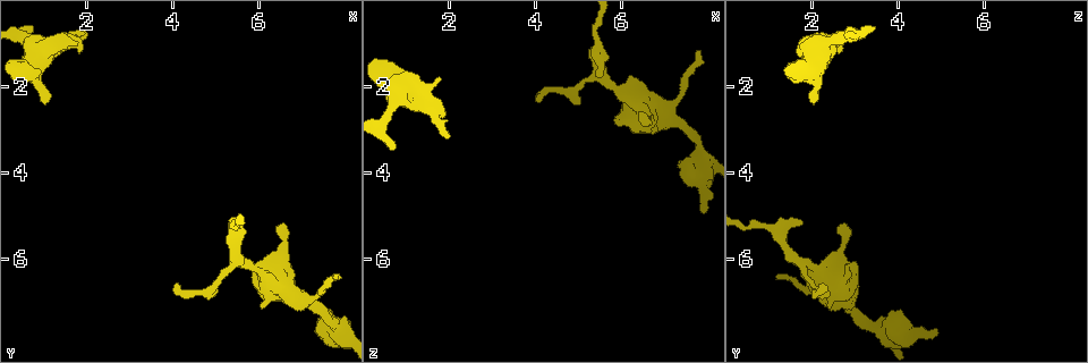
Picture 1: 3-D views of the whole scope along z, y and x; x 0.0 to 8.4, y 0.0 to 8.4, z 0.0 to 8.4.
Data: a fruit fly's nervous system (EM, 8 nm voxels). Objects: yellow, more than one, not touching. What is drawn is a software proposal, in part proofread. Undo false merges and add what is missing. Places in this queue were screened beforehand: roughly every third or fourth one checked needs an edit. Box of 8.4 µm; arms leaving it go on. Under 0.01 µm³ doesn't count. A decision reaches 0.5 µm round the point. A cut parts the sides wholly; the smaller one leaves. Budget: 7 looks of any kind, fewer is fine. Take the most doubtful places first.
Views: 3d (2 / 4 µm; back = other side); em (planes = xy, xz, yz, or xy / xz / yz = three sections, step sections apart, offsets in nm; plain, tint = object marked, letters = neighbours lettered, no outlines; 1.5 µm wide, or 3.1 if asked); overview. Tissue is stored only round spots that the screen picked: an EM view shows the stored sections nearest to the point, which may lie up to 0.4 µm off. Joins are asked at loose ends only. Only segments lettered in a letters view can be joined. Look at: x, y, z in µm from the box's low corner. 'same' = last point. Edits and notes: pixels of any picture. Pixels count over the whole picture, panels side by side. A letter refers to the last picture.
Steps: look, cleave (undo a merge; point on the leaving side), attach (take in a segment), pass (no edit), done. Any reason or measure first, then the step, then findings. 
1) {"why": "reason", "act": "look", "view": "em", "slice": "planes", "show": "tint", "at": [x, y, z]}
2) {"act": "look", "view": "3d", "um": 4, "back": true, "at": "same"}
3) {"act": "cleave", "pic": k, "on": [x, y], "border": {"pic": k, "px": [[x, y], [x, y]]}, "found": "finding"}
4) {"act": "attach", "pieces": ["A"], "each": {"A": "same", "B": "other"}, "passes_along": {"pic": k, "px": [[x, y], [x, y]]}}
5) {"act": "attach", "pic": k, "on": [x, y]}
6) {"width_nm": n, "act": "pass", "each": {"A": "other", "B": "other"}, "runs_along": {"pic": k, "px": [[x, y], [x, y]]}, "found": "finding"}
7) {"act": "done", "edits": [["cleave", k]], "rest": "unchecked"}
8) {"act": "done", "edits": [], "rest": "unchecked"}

{"why": "free end", "act": "look", "view": "em", "slice": "planes", "show": "letters", "at": [2.00, 0.85, 3.25]}

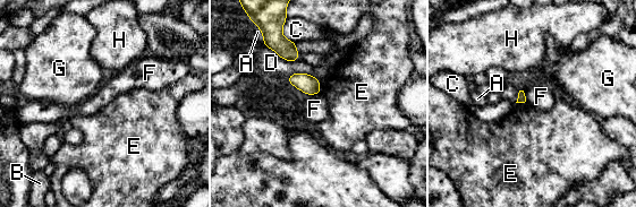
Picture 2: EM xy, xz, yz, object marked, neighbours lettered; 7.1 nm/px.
{"longest_contact_nm": ["D", 260], "act": "pass", "each": {"A": "other", "B": "other", "C": "other", "D": "other", "E": "other", "F": "other", "G": "other", "H": "other"}, "found": "none of them fits"}

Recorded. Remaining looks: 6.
{"why": "free end", "act": "look", "view": "em", "slice": "planes", "show": "tint", "at": [0.95, 2.40, 1.95]}

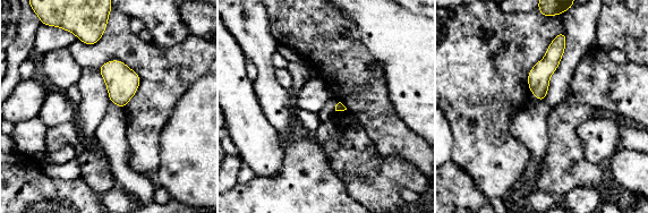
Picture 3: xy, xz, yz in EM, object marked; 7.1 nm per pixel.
{"act": "look", "view": "em", "slice": "planes", "show": "letters", "at": "same"}

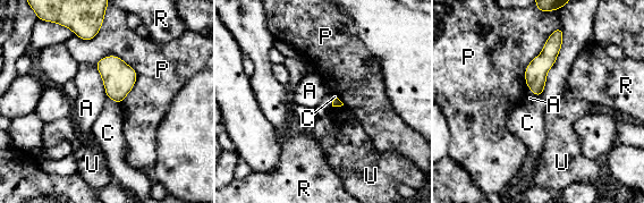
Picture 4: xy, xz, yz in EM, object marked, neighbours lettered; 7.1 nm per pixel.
{"longest_contact_nm": ["C", 480], "act": "pass", "each": {"A": "other", "C": "other", "P": "other", "R": "other", "U": "other"}, "border": {"pic": 4, "px": [[94, 65], [108, 96]]}, "found": "none of them fits"}

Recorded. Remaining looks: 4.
{"why": "thin end", "act": "look", "view": "3d", "um": 4, "at": [7.70, 6.45, 1.20]}

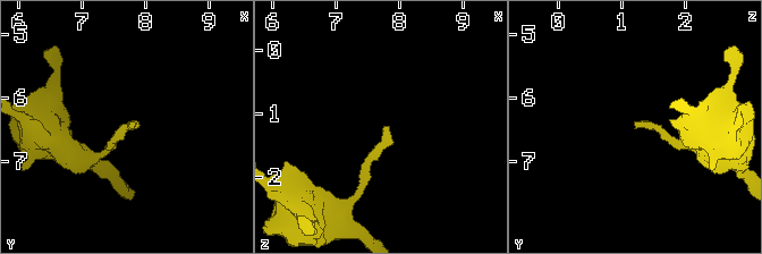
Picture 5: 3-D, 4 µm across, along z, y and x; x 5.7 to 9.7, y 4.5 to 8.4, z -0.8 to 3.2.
{"why": "need the tissue", "act": "look", "view": "em", "slice": "planes", "show": "plain", "at": [7.75, 6.45, 1.15]}

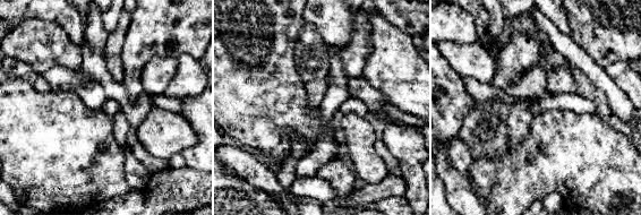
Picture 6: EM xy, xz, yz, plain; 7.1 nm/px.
{"why": "see the neighbours", "act": "look", "view": "em", "slice": "planes", "show": "letters", "at": "same"}

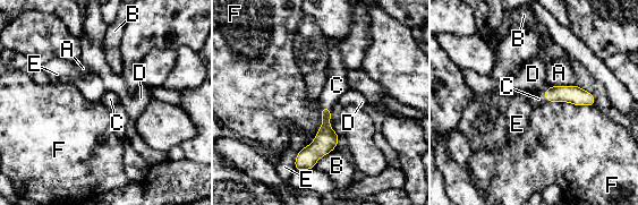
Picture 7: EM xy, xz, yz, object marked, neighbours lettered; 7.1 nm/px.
{"width_nm": 70, "act": "attach", "pieces": ["C"], "each": {"A": "other", "B": "other", "C": "same", "D": "other", "E": "other", "F": "other"}, "passes_along": {"pic": 7, "px": [[325, 141], [325, 108], [337, 85]]}, "found": "the neuron continues"}

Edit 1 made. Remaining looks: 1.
{"act": "done", "edits": [["attach", 7]], "rest": "unchecked"}

